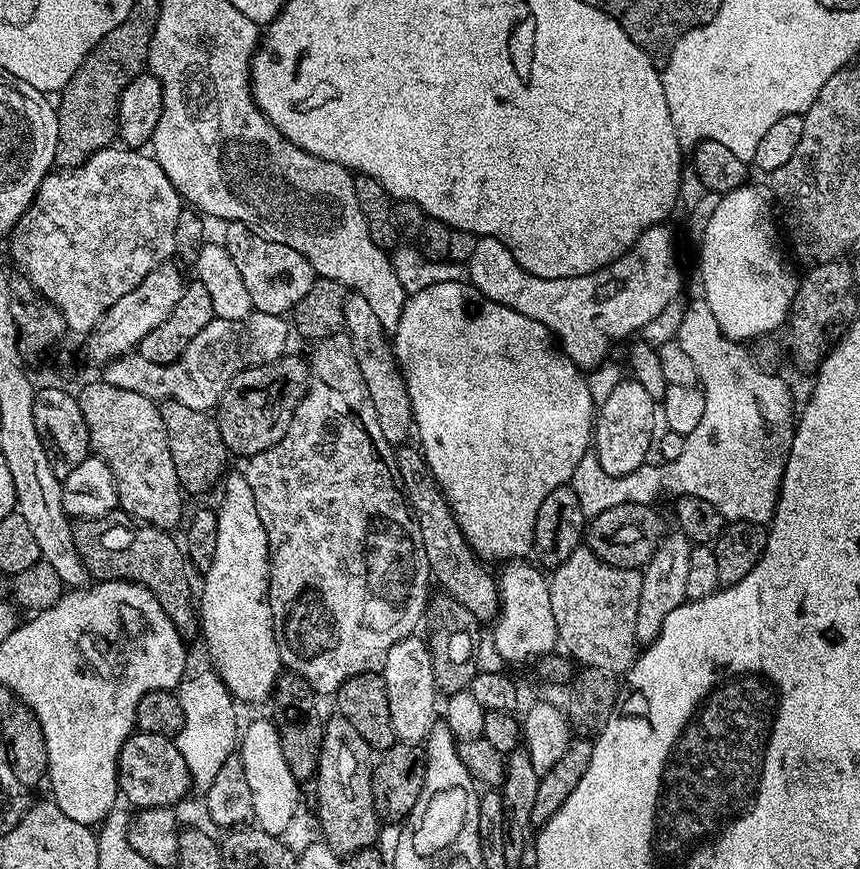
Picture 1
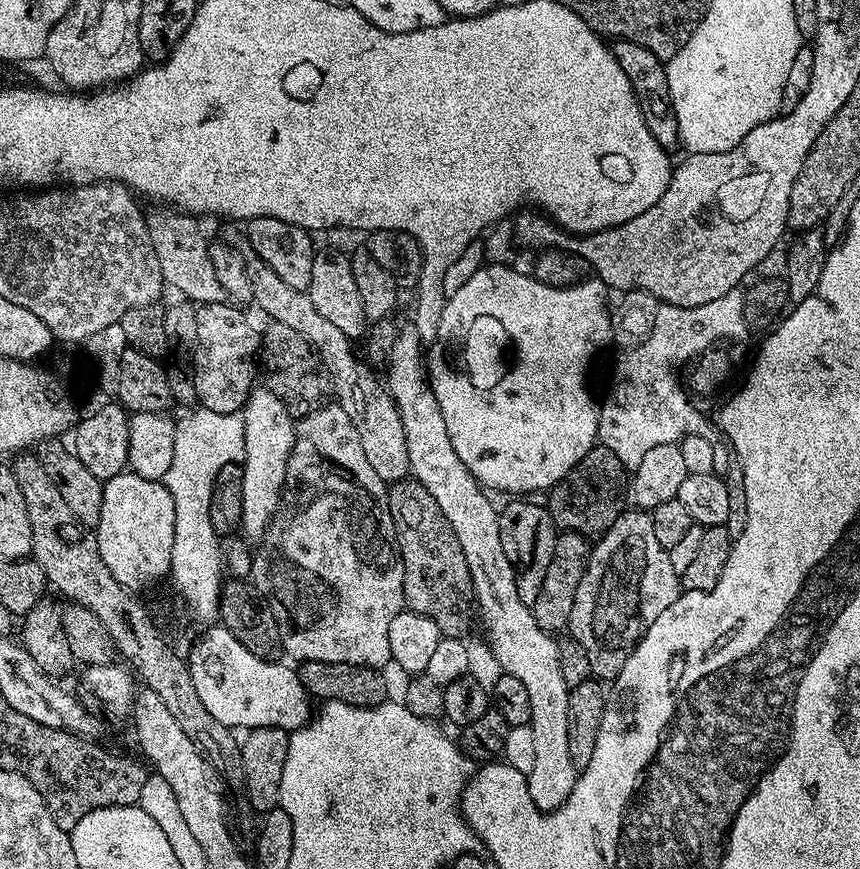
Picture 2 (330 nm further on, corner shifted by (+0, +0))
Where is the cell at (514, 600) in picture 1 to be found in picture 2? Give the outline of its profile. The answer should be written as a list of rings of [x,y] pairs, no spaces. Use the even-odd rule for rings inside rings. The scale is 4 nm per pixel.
[[[405,326],[400,337],[392,344],[392,349],[386,355],[386,387],[392,396],[392,401],[398,406],[398,414],[402,418],[402,430],[406,434],[406,454],[410,454],[411,475],[414,480],[430,492],[439,509],[446,514],[457,532],[462,552],[469,563],[475,593],[475,607],[484,615],[488,626],[488,638],[492,642],[492,652],[501,664],[503,671],[509,676],[518,678],[522,686],[526,686],[526,694],[530,694],[530,714],[534,730],[534,766],[526,774],[528,777],[528,793],[532,801],[542,812],[552,812],[561,808],[568,801],[568,795],[574,790],[578,770],[574,762],[570,762],[570,746],[568,745],[568,694],[569,687],[566,678],[562,678],[562,669],[558,666],[558,640],[553,633],[540,628],[531,607],[522,598],[518,598],[516,585],[516,570],[512,567],[510,558],[506,558],[506,550],[502,550],[502,534],[500,533],[500,513],[497,505],[492,505],[484,495],[485,489],[472,477],[470,470],[464,468],[462,458],[454,446],[450,446],[450,438],[446,434],[446,418],[442,418],[442,406],[434,398],[432,381],[428,378],[426,367],[426,348],[421,344],[416,329]]]

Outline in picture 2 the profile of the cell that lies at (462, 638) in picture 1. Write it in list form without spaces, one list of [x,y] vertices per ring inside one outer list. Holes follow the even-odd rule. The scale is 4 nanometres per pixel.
[[[415,480],[391,485],[388,508],[394,518],[397,551],[404,561],[403,594],[405,607],[428,616],[443,637],[461,639],[472,626],[475,593],[469,563],[462,552],[457,532],[446,519],[430,492]]]

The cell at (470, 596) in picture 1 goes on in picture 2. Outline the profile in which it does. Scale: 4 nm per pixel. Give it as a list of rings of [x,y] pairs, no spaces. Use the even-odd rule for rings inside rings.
[[[246,240],[240,244],[236,249],[246,264],[253,305],[258,306],[268,316],[269,321],[301,333],[302,338],[306,338],[306,342],[312,346],[312,351],[316,353],[331,387],[335,389],[335,399],[356,424],[358,436],[362,438],[362,450],[366,450],[366,458],[370,466],[374,466],[374,474],[378,474],[378,478],[382,478],[389,485],[407,481],[412,467],[410,454],[406,454],[406,434],[402,430],[398,406],[392,401],[381,377],[357,353],[357,357],[352,353],[353,341],[346,334],[342,334],[342,330],[334,325],[334,322],[327,321],[315,309],[307,292],[298,291],[283,282],[270,266],[266,266],[258,258],[257,252]]]

